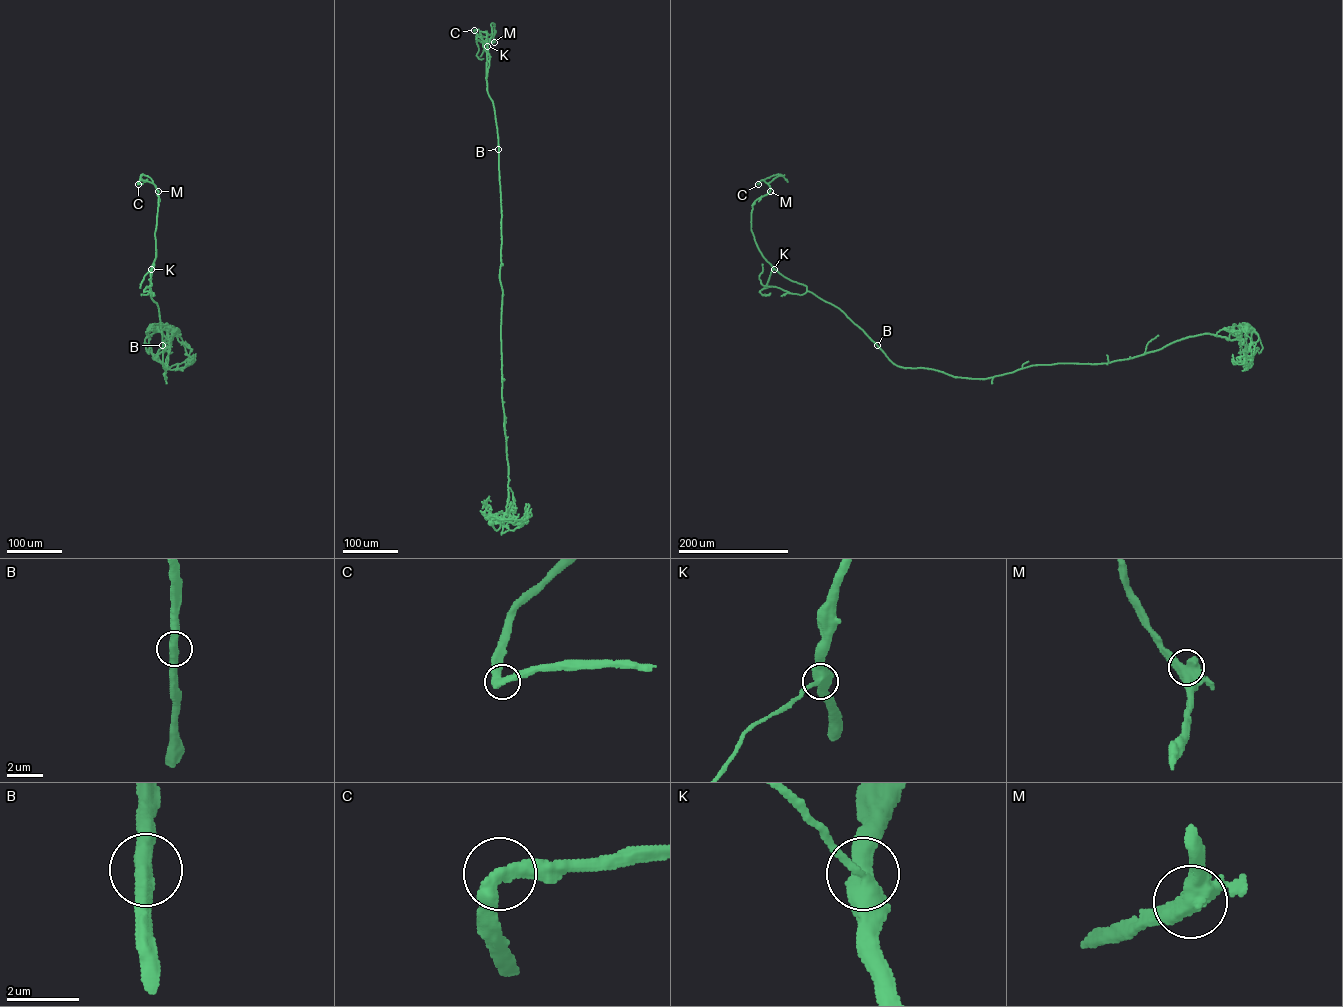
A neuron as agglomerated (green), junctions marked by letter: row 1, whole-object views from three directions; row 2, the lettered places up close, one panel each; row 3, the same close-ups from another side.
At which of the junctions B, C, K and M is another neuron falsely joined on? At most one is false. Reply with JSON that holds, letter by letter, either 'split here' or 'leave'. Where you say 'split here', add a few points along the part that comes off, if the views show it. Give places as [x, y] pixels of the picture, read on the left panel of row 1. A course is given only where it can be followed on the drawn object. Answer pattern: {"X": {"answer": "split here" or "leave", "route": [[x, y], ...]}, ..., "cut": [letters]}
{"B": {"answer": "leave"}, "C": {"answer": "leave"}, "K": {"answer": "leave"}, "M": {"answer": "leave"}, "cut": []}

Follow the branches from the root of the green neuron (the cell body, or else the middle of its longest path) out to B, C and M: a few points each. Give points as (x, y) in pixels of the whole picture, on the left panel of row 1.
B: (154, 358), (162, 347), (164, 351), (172, 333), (165, 363), (165, 379), (162, 345)
C: (154, 358), (172, 333), (165, 379), (158, 308), (150, 290), (158, 191), (150, 182), (138, 184)
M: (154, 358), (162, 347), (164, 351), (172, 333), (165, 379), (158, 308), (150, 290), (158, 191)

